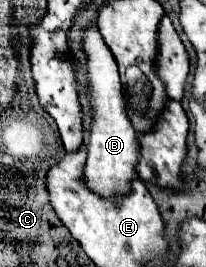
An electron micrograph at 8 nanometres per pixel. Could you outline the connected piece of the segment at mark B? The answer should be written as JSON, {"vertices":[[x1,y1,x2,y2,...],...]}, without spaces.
{"vertices":[[95,22,85,26,81,46,87,56,87,92,89,92,89,104,93,110,91,136,87,144,89,156,85,164,85,180,87,180,87,186,103,198,125,196,129,192,131,180,137,178,135,166,139,160,139,150,137,150,135,128,131,126,131,120,127,118,127,112,125,112,125,100,123,100,117,62]]}

